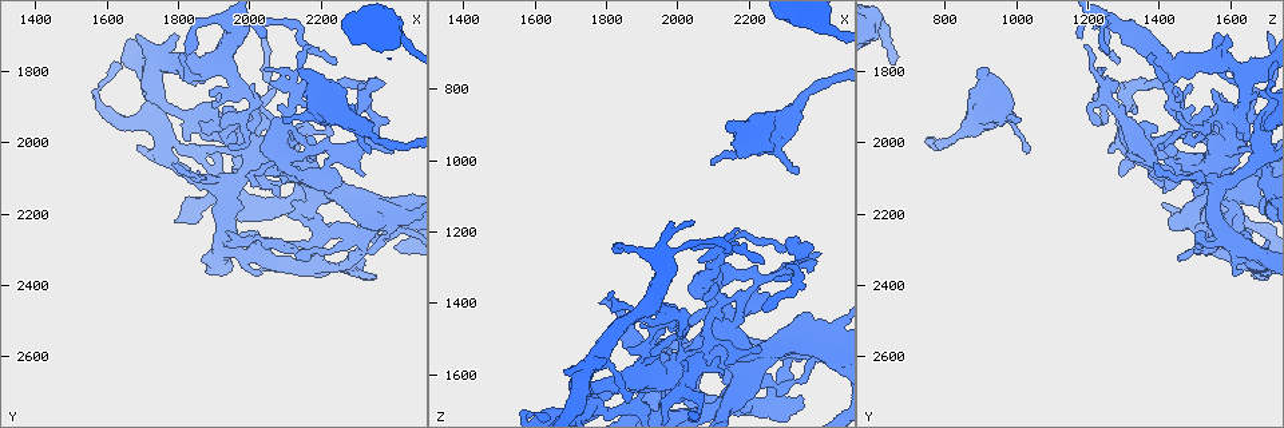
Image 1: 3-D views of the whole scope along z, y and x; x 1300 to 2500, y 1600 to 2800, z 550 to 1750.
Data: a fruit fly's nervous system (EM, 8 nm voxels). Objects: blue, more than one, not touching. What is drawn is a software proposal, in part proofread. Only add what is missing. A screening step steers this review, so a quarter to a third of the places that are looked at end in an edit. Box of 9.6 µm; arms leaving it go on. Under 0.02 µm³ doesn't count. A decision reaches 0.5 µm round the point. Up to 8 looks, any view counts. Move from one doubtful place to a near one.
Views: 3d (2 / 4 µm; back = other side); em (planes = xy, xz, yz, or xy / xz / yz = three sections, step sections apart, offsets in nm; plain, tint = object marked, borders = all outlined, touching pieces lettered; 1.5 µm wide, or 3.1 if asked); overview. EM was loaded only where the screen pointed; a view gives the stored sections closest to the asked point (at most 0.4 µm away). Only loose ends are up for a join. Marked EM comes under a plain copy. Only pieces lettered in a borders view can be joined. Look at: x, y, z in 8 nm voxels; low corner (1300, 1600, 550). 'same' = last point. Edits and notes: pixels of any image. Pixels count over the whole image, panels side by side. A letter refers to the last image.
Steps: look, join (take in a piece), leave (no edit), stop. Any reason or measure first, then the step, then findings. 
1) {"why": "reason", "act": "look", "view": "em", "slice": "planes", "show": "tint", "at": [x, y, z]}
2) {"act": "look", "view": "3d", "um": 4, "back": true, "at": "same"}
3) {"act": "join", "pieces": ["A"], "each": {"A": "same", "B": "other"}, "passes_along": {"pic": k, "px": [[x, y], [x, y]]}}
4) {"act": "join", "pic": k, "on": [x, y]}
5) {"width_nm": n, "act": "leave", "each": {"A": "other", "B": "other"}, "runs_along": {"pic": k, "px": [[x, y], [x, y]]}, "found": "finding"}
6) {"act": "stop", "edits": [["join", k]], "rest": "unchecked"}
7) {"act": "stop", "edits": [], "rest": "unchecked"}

{"act": "look", "view": "em", "slice": "xy", "step": 8, "show": "borders", "at": [2340, 2030, 1030]}

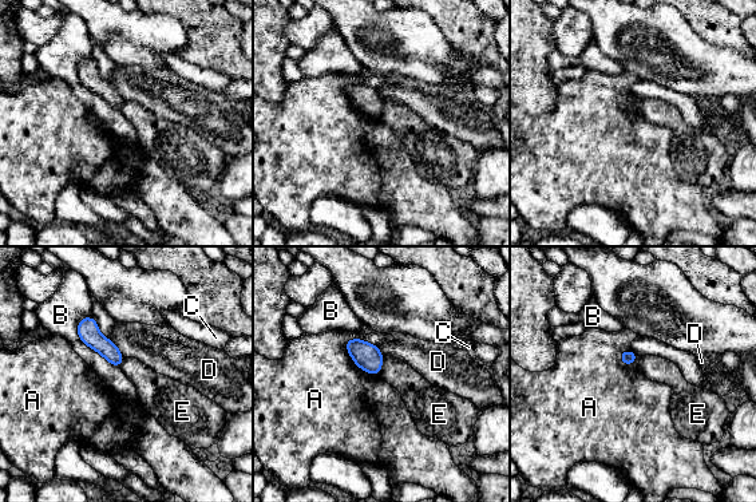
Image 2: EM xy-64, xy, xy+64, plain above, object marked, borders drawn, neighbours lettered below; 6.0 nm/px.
{"act": "look", "view": "em", "slice": "planes", "show": "borders", "at": "same"}

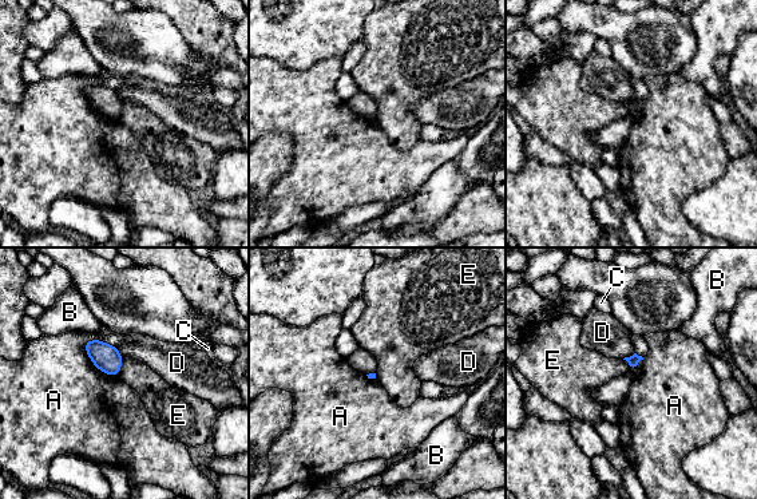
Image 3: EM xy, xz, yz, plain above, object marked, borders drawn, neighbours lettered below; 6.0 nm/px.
{"act": "leave", "each": {"A": "other", "B": "other", "C": "other", "D": "other", "E": "other"}, "border": {"pic": 3, "px": [[622, 359], [633, 367], [642, 360]]}, "found": "no lettered piece goes on from it"}

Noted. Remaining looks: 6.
{"why": "branch stops here", "act": "look", "view": "3d", "um": 2, "at": [1840, 1980, 1660]}

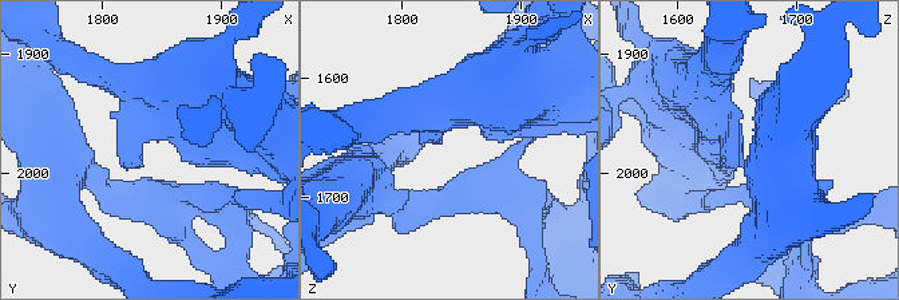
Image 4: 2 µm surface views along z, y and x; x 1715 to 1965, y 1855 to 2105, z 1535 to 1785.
{"why": "need the tissue", "act": "look", "view": "em", "slice": "xz", "step": 4, "show": "tint", "at": [1830, 1986, 1658]}

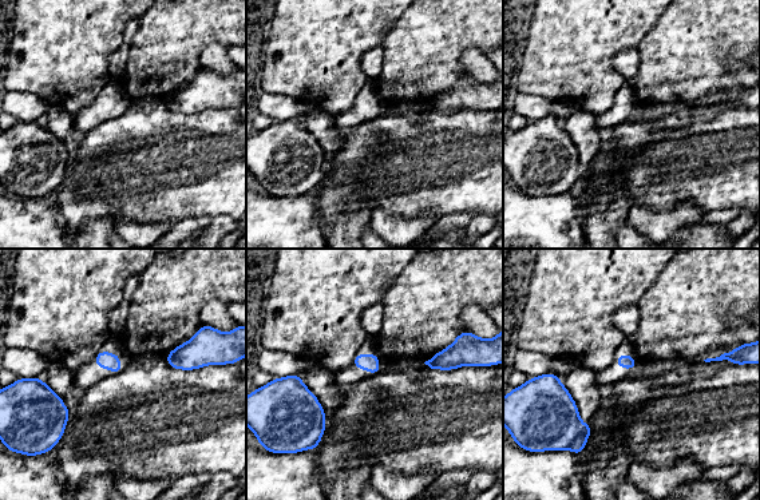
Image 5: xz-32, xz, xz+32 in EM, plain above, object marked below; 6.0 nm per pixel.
{"why": "another direction", "act": "look", "view": "em", "slice": "planes", "show": "borders", "at": "same"}

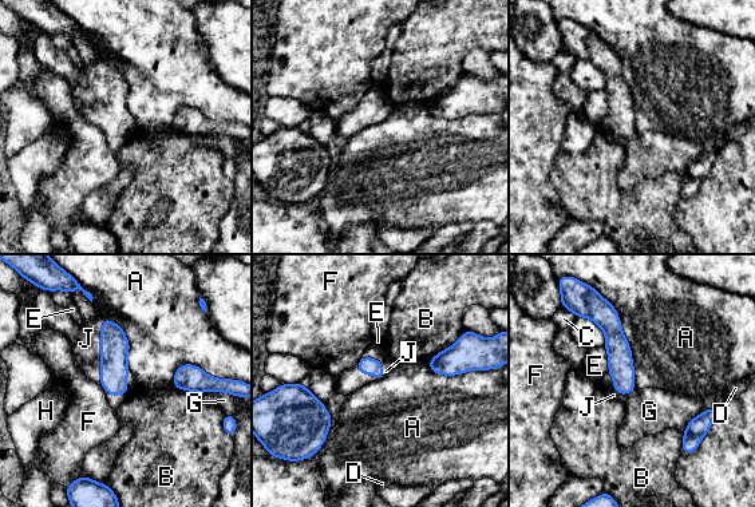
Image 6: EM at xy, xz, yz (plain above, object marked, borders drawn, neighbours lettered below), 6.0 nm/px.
{"longest_contact_nm": ["A", 420], "act": "join", "pieces": ["J"], "each": {"A": "other", "B": "other", "C": "other", "D": "other", "E": "other", "F": "other", "G": "other", "H": "other", "J": "same"}, "found": "the neuron continues"}

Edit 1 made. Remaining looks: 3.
{"act": "stop", "edits": [["join", 6]], "rest": "unchecked"}

